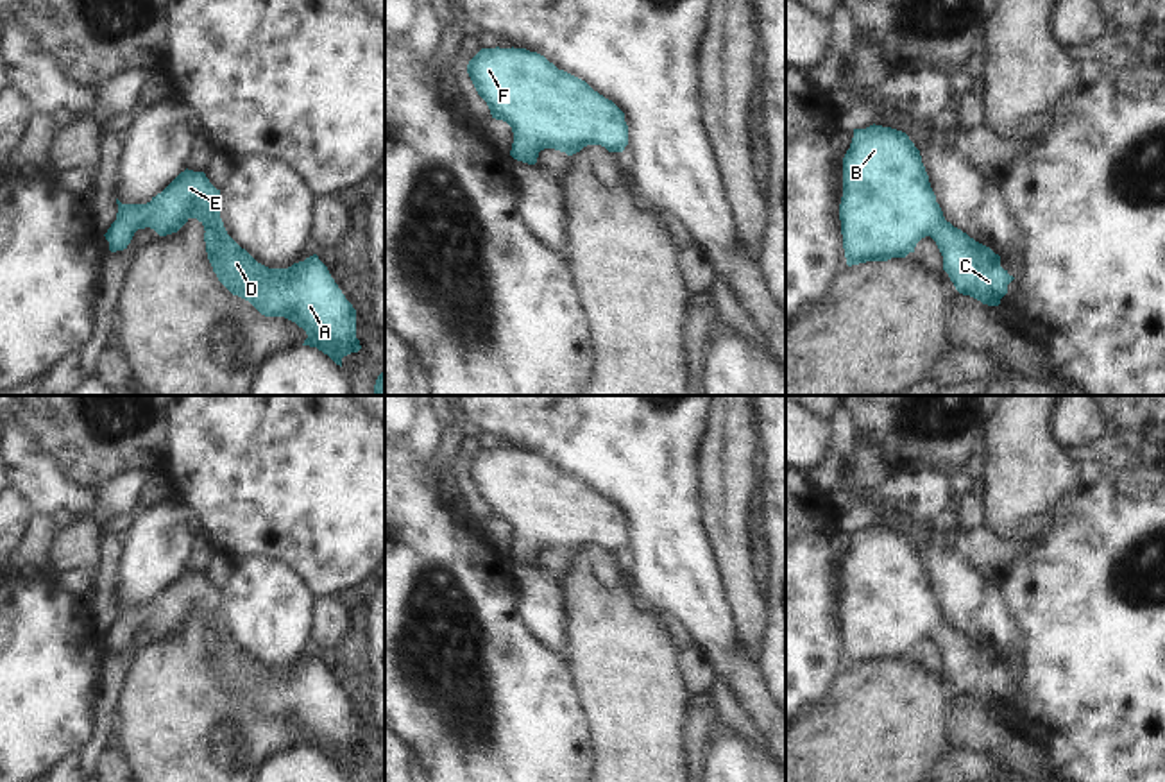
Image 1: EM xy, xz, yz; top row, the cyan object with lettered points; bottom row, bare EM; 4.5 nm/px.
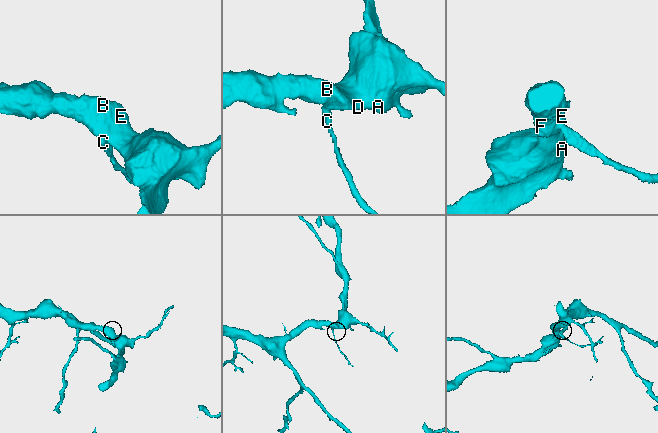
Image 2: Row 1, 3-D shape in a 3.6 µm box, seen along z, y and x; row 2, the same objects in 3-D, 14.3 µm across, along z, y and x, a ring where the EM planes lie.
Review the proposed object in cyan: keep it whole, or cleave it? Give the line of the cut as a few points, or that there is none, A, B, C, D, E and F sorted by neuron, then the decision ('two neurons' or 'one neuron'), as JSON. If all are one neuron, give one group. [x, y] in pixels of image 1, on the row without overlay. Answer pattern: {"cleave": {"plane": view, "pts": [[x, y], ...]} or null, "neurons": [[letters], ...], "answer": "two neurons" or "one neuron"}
{"cleave": null, "neurons": [["A", "B", "C", "D", "E", "F"]], "answer": "one neuron"}

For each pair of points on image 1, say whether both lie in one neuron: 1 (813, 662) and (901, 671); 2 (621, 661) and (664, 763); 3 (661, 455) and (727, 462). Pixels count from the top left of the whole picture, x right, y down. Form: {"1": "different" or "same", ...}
{"1": "different", "2": "same", "3": "different"}

